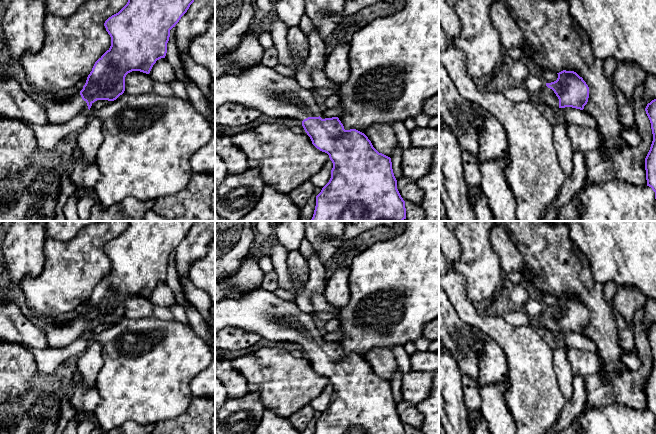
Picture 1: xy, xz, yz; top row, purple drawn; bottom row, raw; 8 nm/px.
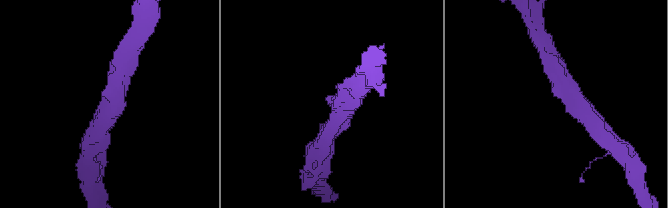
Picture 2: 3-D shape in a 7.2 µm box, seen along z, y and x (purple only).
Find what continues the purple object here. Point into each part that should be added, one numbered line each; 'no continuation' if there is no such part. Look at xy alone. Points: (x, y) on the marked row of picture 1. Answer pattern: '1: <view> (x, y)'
1: xy (60, 110)

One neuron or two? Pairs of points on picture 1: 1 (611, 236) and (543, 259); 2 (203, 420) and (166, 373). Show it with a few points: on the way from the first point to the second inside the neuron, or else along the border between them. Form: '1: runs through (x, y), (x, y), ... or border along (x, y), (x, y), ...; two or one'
1: border along (568, 231), (571, 241), (586, 257), (591, 267); two
2: border along (194, 398), (181, 414), (172, 418); two

